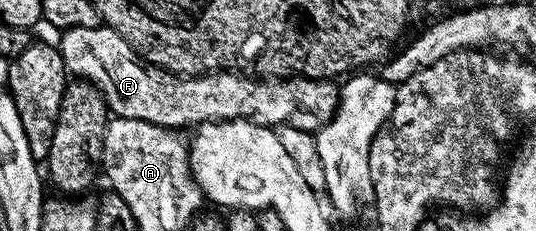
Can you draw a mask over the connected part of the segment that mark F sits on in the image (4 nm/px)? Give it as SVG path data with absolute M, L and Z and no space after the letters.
M106 25L98 27L69 27L62 32L63 40L57 43L63 63L75 79L85 79L92 83L107 102L108 112L123 121L138 121L144 125L154 125L159 129L183 129L201 123L225 123L228 119L247 119L261 127L278 129L284 125L293 129L320 131L335 115L339 105L340 88L326 79L273 79L252 77L247 73L216 71L214 73L195 73L192 79L178 79L159 67L146 67L138 59L136 48L125 42L113 28Z

